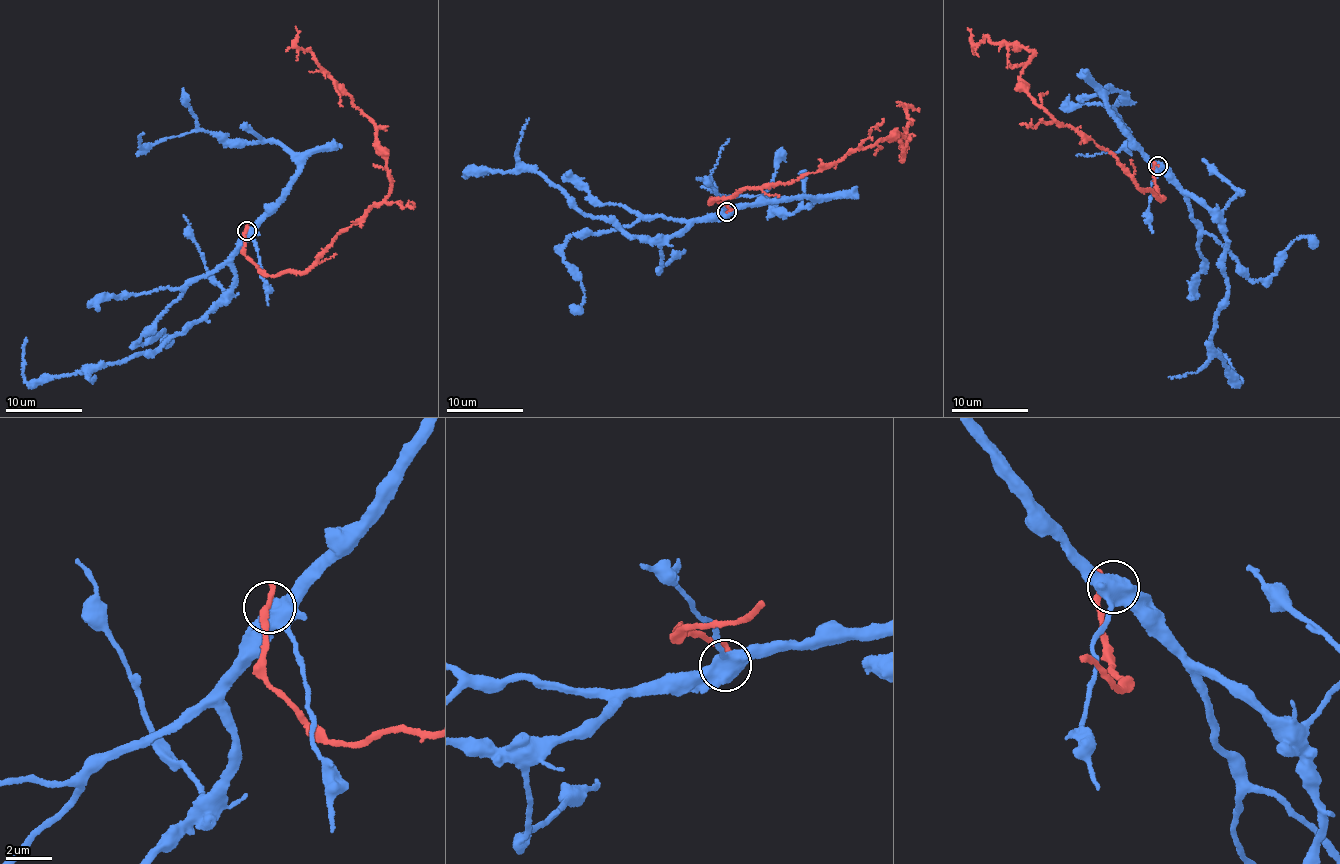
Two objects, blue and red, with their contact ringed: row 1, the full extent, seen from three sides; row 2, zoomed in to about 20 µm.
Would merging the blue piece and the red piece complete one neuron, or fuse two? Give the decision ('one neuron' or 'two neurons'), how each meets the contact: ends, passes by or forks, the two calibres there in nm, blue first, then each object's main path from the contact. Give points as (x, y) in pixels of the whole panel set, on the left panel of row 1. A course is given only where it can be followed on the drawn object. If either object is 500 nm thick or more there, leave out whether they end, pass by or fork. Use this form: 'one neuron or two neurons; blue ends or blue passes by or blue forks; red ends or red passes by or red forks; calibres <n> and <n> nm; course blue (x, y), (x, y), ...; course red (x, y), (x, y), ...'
two neurons; calibres 650 and 240 nm; course blue (246, 231), (233, 252), (231, 285), (204, 318), (163, 347), (28, 383), (23, 372), (26, 337); course red (246, 231), (248, 260), (270, 276), (301, 272), (388, 196), (386, 156), (369, 117), (297, 46), (296, 26)

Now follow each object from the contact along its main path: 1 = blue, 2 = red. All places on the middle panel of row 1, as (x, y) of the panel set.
1: (726, 212), (674, 234), (631, 237), (584, 213), (528, 169), (466, 174), (496, 170)
2: (726, 212), (725, 205), (709, 198), (796, 180), (877, 142), (896, 137), (903, 160), (907, 107), (919, 109)

